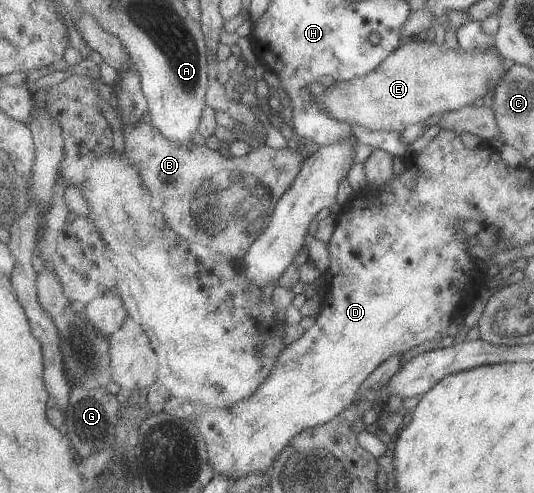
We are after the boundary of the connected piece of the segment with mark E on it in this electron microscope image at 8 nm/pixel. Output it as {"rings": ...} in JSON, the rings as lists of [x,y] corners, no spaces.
{"rings":[[[406,37],[406,43],[397,47],[397,50],[393,51],[376,71],[372,71],[366,77],[346,81],[337,80],[334,85],[326,88],[322,95],[318,95],[316,100],[330,113],[330,117],[338,121],[360,125],[366,130],[402,132],[414,123],[427,121],[430,115],[458,111],[468,103],[472,105],[476,99],[482,99],[486,93],[493,93],[498,79],[502,79],[502,75],[508,71],[508,64],[496,53],[494,47],[464,51],[458,46],[454,50],[446,47],[443,42]]]}

